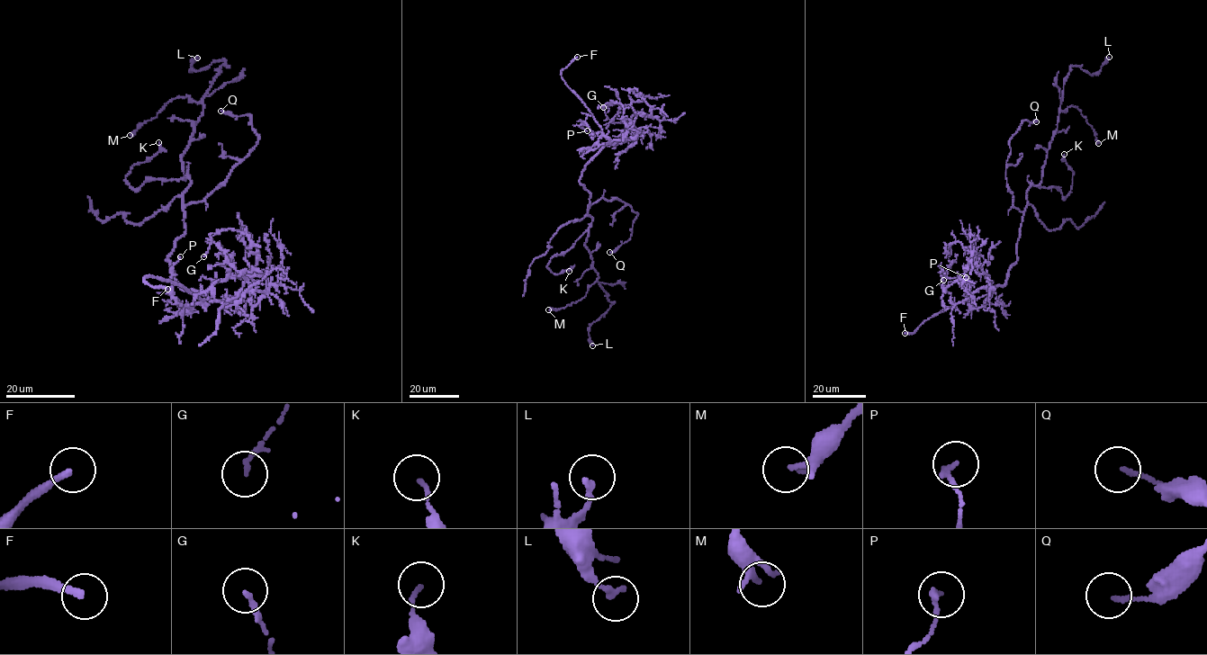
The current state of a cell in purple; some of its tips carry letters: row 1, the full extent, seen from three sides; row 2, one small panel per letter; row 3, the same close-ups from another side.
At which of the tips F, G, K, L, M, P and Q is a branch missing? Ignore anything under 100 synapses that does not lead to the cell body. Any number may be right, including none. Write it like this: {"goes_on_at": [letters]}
{"goes_on_at": ["F"]}

